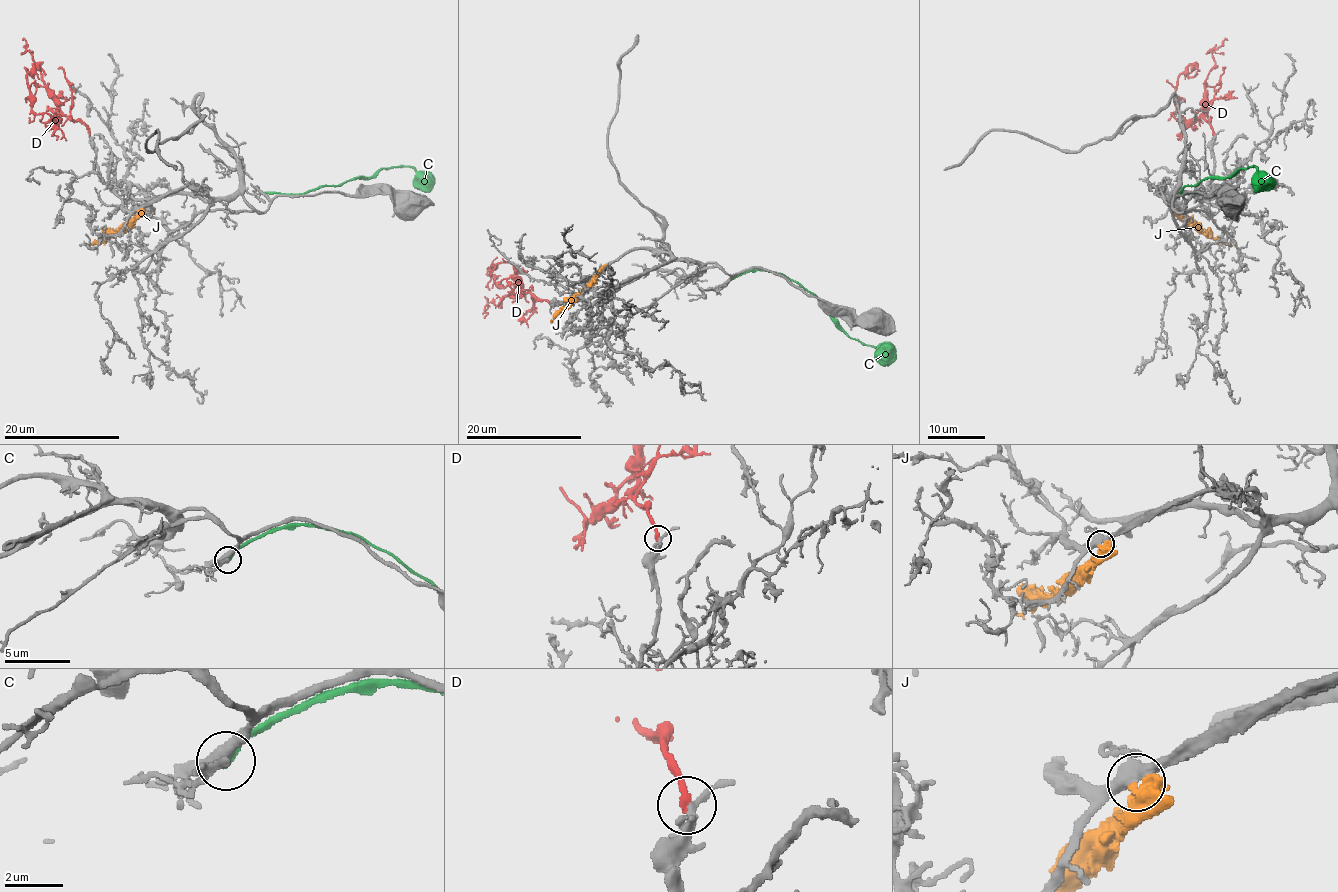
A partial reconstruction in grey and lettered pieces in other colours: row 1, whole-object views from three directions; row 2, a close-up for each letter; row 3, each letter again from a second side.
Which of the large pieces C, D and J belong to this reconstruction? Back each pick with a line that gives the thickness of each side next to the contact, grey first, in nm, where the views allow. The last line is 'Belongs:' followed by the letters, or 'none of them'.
D: calibres 190 and 260 nm
Belongs: D

